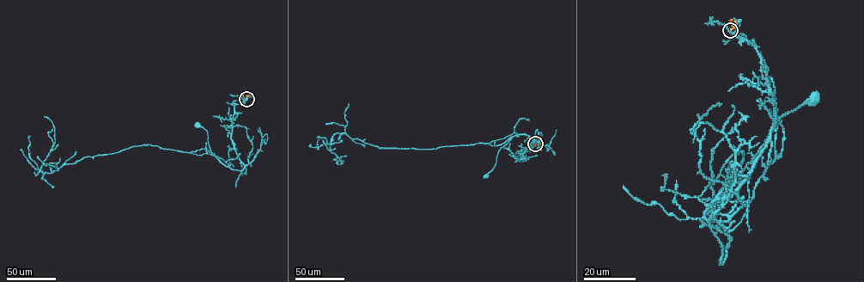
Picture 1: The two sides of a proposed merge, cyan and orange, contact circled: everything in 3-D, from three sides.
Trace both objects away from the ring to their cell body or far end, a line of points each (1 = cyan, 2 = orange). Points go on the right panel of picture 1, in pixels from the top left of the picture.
1: (730, 30), (760, 57), (775, 125), (751, 173), (708, 220), (709, 205), (780, 118), (814, 97)
2: (730, 30), (733, 27), (730, 20)

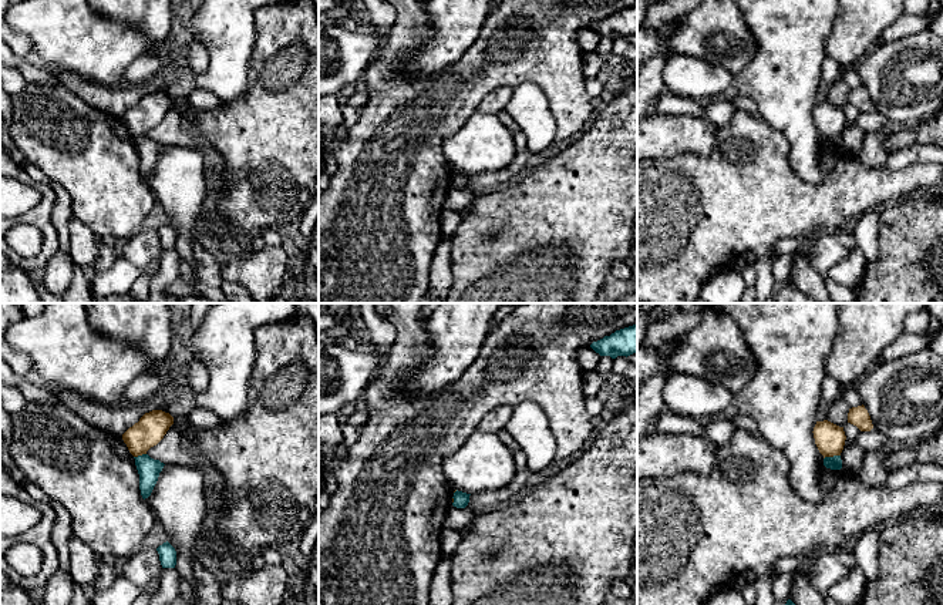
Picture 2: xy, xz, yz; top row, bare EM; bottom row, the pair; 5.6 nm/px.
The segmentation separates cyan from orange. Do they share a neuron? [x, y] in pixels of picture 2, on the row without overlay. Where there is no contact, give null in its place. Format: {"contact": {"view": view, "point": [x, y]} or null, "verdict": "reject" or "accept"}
{"contact": {"view": "yz", "point": [831, 138]}, "verdict": "reject"}

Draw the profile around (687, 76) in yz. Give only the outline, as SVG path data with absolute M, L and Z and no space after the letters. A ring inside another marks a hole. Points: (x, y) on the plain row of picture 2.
M673 54L661 70L661 78L668 93L708 102L732 85L734 74L720 64Z

